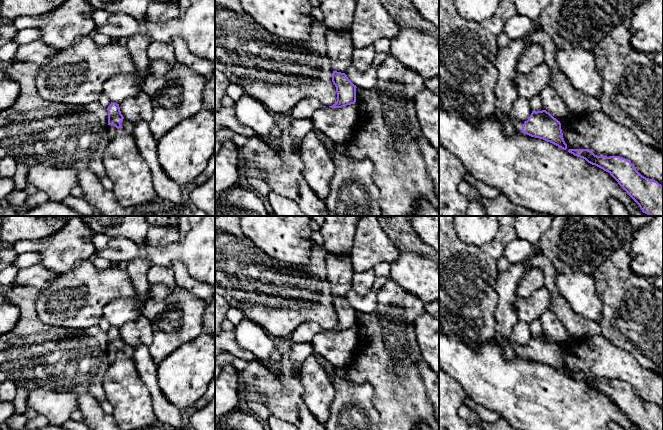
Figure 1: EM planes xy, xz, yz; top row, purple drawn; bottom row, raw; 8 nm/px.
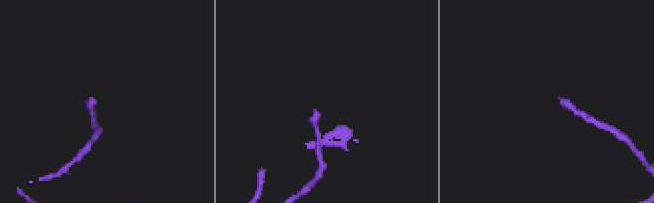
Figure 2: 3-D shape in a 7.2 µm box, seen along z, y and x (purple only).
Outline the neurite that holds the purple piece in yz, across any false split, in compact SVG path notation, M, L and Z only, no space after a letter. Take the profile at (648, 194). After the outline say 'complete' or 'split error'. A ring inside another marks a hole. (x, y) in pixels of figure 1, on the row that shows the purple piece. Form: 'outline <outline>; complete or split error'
outline M569 149L568 152L608 172L643 213L663 216L663 186L642 176L629 160L620 156L597 156L589 149Z; complete

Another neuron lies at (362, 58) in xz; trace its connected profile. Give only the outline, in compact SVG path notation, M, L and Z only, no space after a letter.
M373 45L365 48L354 48L351 65L360 72L365 72L372 64L376 51Z

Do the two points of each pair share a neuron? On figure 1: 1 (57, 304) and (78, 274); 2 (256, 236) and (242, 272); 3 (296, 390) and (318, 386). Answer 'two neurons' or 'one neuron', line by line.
1: one neuron
2: two neurons
3: two neurons

